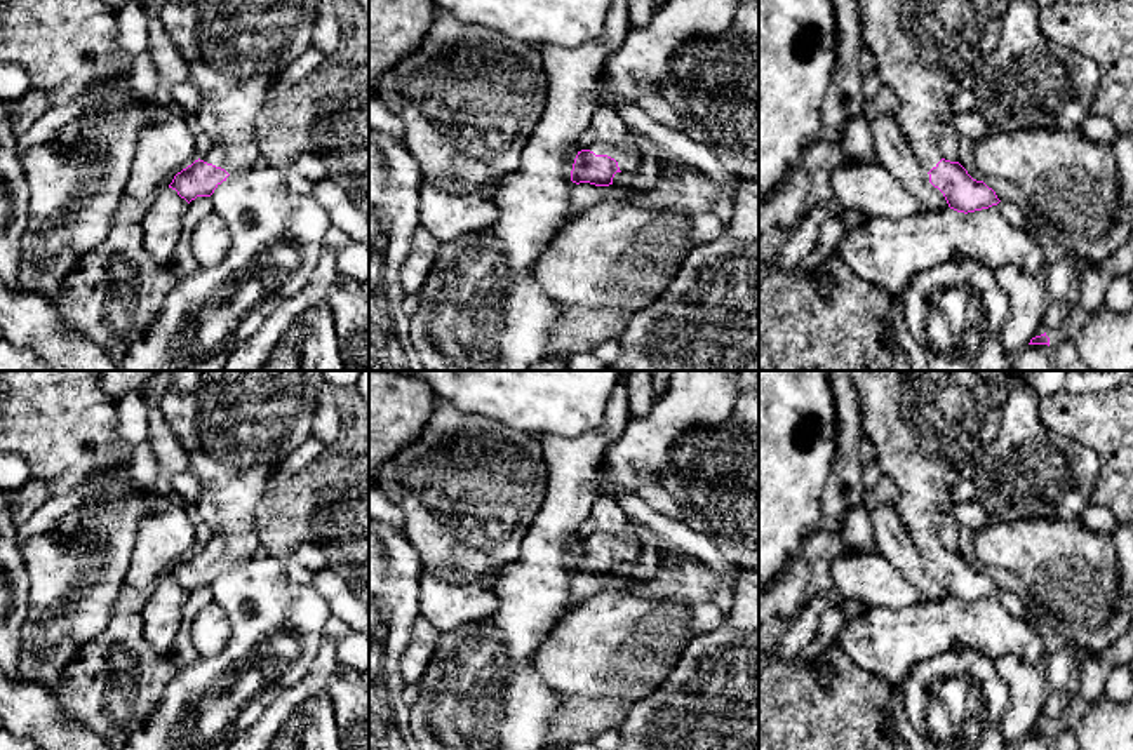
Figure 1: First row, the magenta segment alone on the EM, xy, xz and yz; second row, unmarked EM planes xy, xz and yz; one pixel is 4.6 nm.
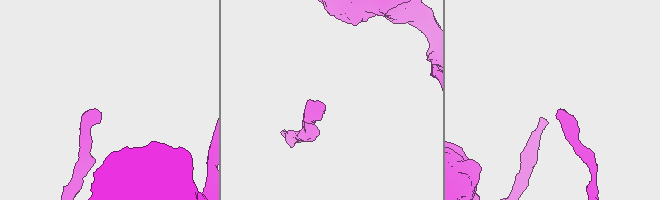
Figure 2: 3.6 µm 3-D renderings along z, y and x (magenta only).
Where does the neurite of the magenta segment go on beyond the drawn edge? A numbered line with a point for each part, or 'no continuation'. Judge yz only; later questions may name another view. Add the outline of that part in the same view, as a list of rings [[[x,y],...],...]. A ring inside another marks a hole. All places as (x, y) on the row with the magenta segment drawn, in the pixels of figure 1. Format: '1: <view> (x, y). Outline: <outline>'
1: yz (926, 51). Outline: [[[856,0],[861,44],[874,54],[882,84],[900,97],[896,122],[917,162],[928,172],[943,158],[938,141],[955,115],[954,96],[961,90],[973,90],[983,61],[999,42],[1006,7],[1008,0]]]

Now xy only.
1: xy (234, 49). Outline: [[[167,0],[158,10],[165,33],[188,64],[188,80],[200,90],[198,124],[212,139],[212,150],[200,160],[225,169],[230,176],[254,167],[261,157],[254,118],[266,104],[275,77],[310,49],[313,24],[329,0]]]

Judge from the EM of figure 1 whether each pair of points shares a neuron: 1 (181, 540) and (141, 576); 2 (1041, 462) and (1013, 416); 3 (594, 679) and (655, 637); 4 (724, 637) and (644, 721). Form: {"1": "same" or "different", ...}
{"1": "same", "2": "same", "3": "same", "4": "same"}

